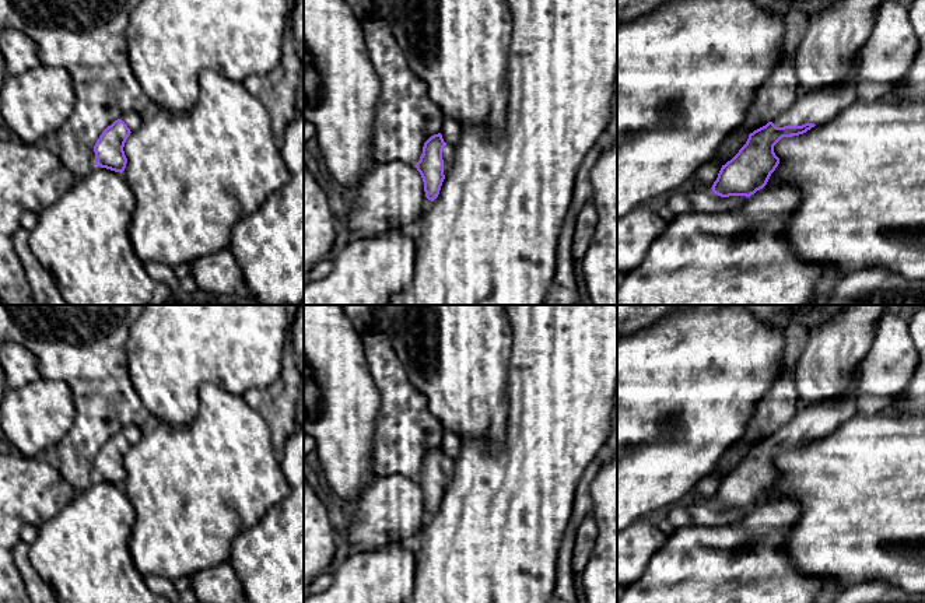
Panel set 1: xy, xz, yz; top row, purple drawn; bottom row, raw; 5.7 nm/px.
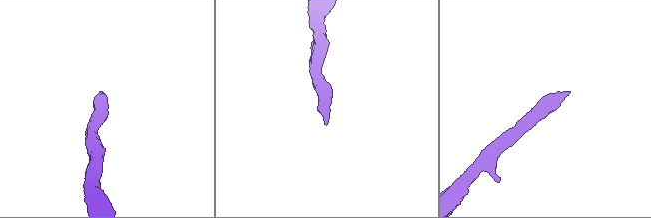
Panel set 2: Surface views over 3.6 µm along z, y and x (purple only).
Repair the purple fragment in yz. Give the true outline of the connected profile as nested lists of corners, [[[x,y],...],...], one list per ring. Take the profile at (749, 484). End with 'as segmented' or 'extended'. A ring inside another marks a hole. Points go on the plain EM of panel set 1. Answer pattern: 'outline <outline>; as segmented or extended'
outline [[[856,372],[856,381],[849,385],[844,392],[830,397],[828,402],[799,409],[795,417],[788,424],[785,424],[772,435],[768,435],[765,439],[749,448],[746,457],[739,463],[739,466],[725,478],[722,478],[718,491],[711,501],[712,505],[721,511],[750,511],[757,504],[763,502],[767,498],[771,487],[779,477],[779,471],[774,466],[774,459],[782,451],[803,448],[816,438],[831,434],[838,425],[856,414],[858,397],[859,386]]]; extended

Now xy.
outline [[[130,425],[108,439],[94,459],[95,478],[122,487],[127,477],[125,456],[143,434],[140,425]]]; extended

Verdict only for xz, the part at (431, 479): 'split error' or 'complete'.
split error

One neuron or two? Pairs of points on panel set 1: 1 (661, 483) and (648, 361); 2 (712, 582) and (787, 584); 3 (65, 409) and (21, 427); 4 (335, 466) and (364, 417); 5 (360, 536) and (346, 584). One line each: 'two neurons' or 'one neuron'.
1: one neuron
2: one neuron
3: one neuron
4: one neuron
5: two neurons

